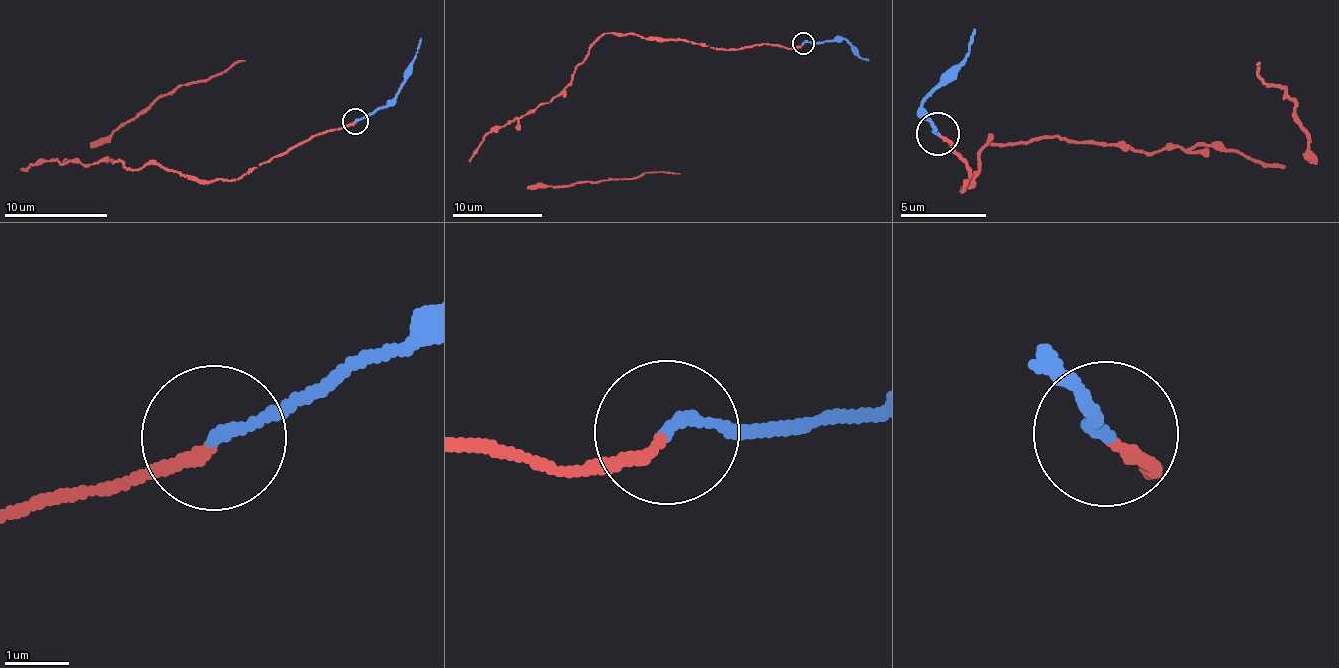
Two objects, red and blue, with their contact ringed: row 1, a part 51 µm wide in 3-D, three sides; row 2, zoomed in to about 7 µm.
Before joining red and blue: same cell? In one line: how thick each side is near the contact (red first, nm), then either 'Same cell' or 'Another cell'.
Thickness 180 nm (red) against 170 nm. Another cell

